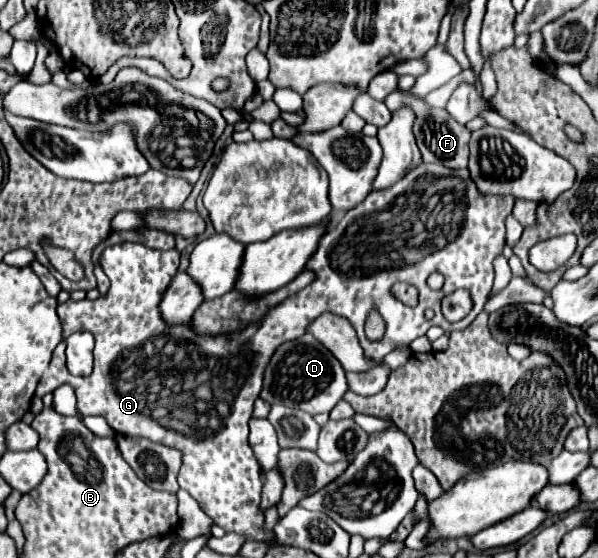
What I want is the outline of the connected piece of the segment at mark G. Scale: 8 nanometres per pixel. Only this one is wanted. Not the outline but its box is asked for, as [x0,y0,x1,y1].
[35,164,515,540]

